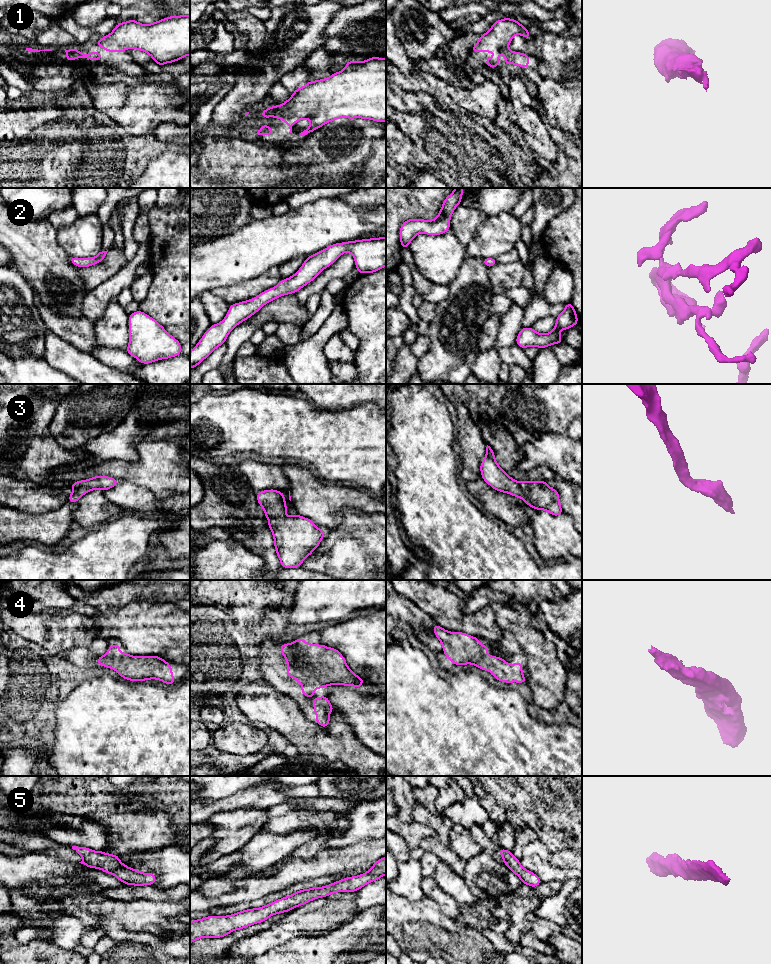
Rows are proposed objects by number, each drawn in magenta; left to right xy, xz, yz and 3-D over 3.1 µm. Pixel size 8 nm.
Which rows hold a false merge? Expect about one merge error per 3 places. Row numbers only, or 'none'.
none

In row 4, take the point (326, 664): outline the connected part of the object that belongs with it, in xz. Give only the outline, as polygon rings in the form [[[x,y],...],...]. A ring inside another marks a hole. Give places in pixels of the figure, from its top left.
[[[297,639],[292,643],[280,644],[280,653],[287,661],[287,676],[296,679],[302,685],[301,693],[312,699],[314,691],[330,685],[355,686],[358,690],[365,684],[364,679],[357,676],[346,664],[346,659],[335,648],[323,644],[307,643],[304,639]]]

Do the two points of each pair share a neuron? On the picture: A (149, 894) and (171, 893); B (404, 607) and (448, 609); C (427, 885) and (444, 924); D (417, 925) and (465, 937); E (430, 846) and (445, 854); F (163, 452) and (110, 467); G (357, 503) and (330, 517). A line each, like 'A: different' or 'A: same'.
A: same
B: different
C: different
D: same
E: same
F: same
G: same

